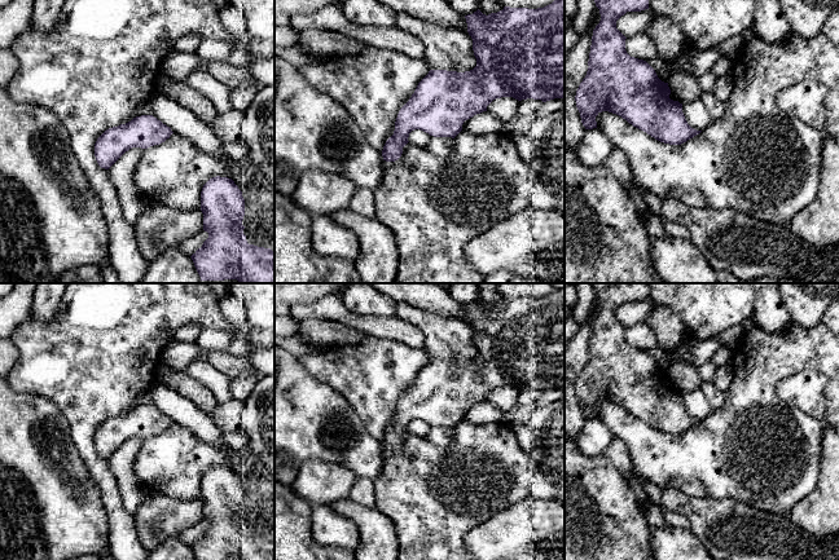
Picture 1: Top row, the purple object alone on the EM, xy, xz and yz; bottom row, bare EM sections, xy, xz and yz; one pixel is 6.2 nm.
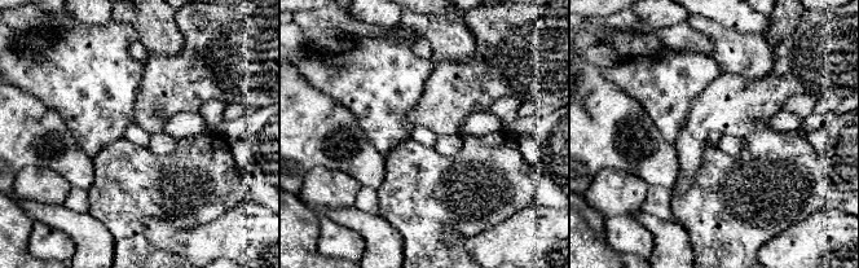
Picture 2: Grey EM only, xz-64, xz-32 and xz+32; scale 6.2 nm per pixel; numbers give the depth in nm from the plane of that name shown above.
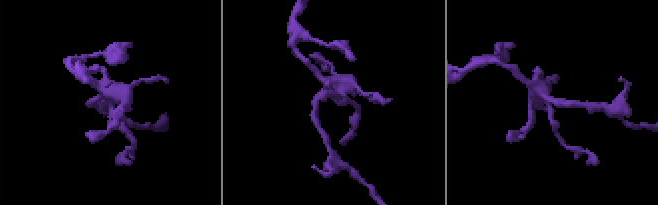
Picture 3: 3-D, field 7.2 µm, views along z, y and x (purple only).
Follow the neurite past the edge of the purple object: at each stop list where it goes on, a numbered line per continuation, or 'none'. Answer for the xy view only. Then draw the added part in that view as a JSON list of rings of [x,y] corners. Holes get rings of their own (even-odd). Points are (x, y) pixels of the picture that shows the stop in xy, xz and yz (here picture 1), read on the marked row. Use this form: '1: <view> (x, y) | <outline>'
none

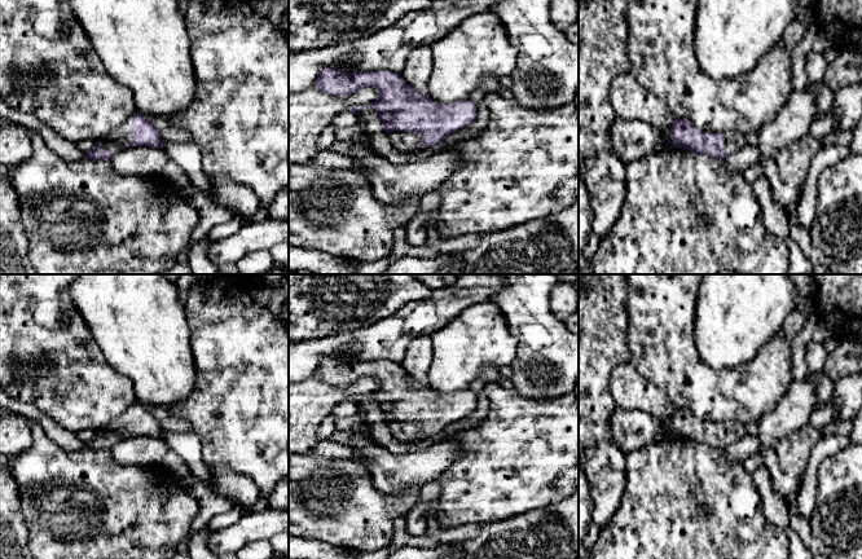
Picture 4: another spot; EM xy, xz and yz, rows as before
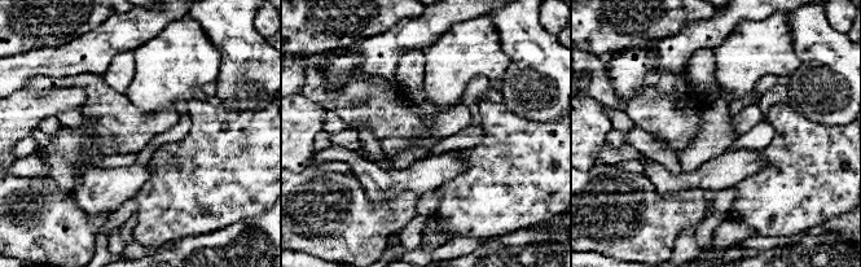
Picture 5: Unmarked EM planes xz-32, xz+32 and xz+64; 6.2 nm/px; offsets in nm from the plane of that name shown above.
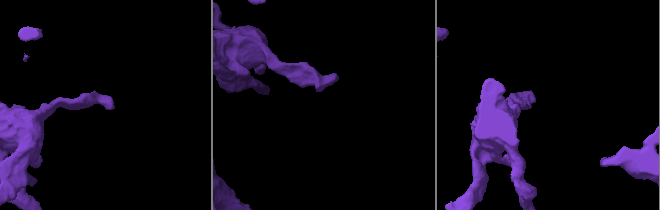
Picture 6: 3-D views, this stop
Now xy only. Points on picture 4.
1: xy (118, 139) | [[[128,119],[120,127],[111,131],[104,140],[102,145],[113,154],[122,150],[126,145],[132,144],[132,122]]]

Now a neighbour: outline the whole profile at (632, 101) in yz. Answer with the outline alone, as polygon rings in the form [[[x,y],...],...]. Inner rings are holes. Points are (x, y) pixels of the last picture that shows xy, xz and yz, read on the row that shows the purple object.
[[[623,72],[612,79],[610,104],[617,118],[641,120],[658,129],[672,127],[676,120],[668,107],[633,72]]]

